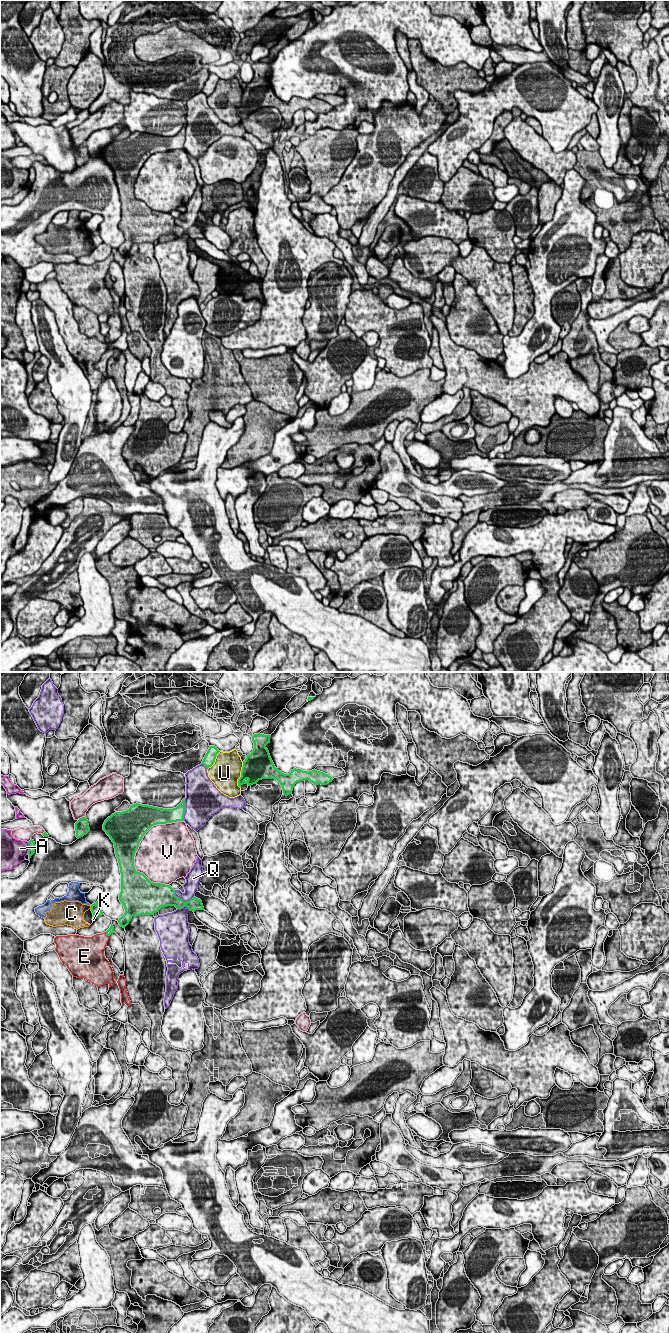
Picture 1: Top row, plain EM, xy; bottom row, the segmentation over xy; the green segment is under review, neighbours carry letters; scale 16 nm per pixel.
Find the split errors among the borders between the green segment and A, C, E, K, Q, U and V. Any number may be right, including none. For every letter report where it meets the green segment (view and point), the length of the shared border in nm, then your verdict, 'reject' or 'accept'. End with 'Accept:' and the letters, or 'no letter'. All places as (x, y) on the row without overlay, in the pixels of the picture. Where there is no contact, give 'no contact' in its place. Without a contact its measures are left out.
A: contact xy (29, 175); length 180 nm; reject
C: contact xy (91, 235); length 70 nm; reject
E: contact xy (106, 262); length 100 nm; accept
K: contact xy (94, 245); length 60 nm; reject
Q: contact xy (181, 227); length 340 nm; reject
U: contact xy (241, 103); length 420 nm; reject
V: contact xy (140, 168); length 1150 nm; reject
Accept: E

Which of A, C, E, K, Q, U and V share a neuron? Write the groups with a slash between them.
A / C K / E / Q / U / V

